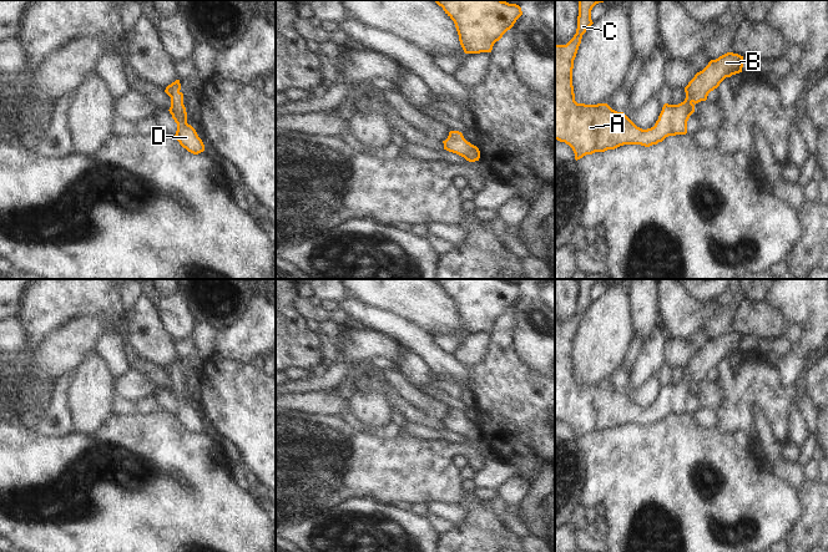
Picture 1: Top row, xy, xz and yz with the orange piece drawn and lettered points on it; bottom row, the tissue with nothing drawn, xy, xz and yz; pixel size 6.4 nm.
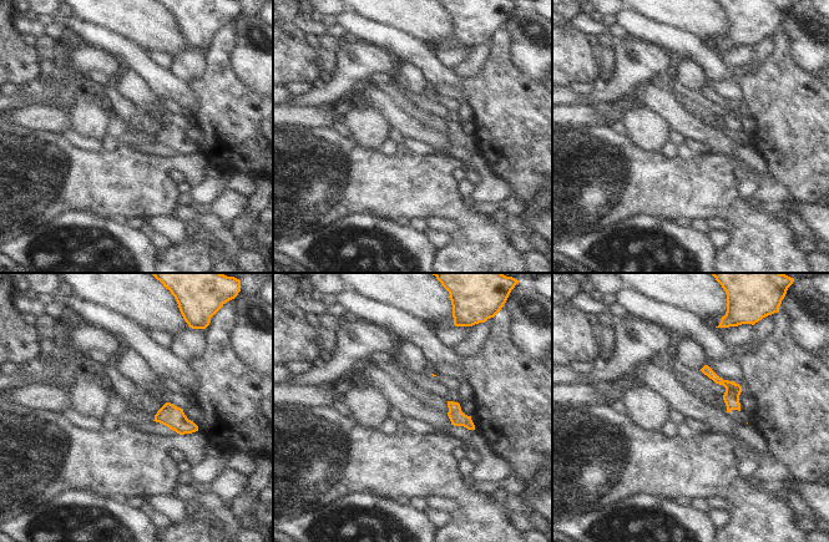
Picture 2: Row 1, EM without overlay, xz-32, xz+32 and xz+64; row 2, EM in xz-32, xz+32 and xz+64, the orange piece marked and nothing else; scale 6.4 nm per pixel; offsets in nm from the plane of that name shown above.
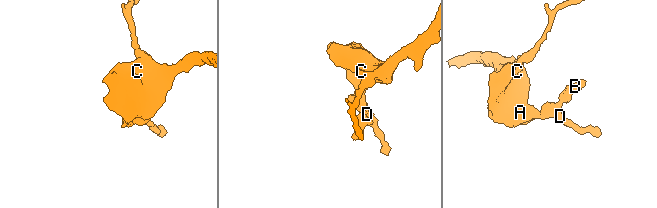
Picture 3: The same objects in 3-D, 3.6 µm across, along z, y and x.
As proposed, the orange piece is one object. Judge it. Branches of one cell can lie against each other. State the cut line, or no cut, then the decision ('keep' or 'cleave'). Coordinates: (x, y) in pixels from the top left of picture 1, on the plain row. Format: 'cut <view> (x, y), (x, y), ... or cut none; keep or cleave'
cut none; keep

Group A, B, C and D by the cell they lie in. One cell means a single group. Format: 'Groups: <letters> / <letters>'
Groups: A B C D

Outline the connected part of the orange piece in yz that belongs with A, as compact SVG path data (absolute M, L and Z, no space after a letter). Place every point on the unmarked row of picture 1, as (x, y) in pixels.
M579 279L576 313L566 324L555 324L555 419L569 424L575 432L576 440L586 434L592 434L595 431L605 431L607 429L615 429L623 424L641 424L645 426L650 426L652 424L662 421L668 415L686 414L687 400L690 395L695 391L695 384L701 380L706 380L708 373L715 368L717 368L726 356L731 356L732 354L742 351L743 346L743 335L733 331L727 331L716 339L711 339L708 344L702 350L697 351L695 356L685 366L686 371L685 380L678 384L665 383L655 405L647 409L637 406L623 391L617 391L612 389L607 383L597 383L597 384L577 383L575 380L575 373L572 365L574 339L576 336L579 325L581 323L582 314L594 303L591 299L592 287L596 283L604 280L616 280L616 279Z

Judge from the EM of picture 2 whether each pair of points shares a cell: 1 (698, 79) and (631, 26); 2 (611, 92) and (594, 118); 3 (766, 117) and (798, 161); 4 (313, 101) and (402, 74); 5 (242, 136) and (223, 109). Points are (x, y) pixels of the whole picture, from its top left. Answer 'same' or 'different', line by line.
1: different
2: different
3: same
4: different
5: same

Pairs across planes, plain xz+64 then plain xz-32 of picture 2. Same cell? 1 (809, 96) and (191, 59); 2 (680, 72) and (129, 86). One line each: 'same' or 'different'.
1: different
2: same

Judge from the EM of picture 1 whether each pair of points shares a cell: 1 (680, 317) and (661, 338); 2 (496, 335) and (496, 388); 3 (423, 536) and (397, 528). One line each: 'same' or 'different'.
1: different
2: same
3: same

